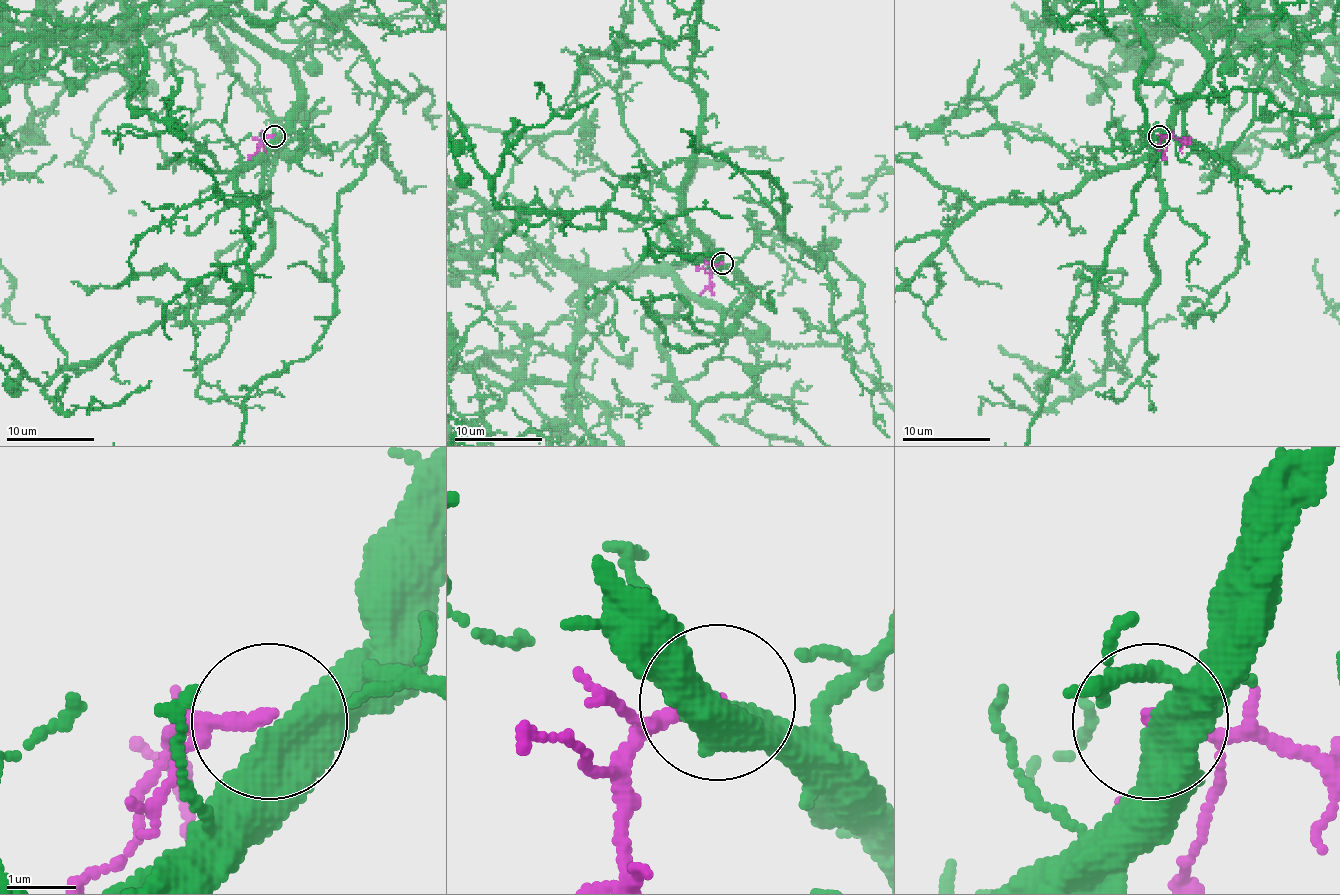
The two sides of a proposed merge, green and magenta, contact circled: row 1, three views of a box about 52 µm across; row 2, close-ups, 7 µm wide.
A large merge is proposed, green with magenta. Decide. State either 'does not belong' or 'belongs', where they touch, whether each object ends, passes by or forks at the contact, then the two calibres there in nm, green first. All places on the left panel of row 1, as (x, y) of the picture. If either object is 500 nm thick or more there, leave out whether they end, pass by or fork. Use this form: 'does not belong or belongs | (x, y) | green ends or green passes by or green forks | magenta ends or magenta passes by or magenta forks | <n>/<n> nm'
does not belong | (274, 136) | 500/160 nm

